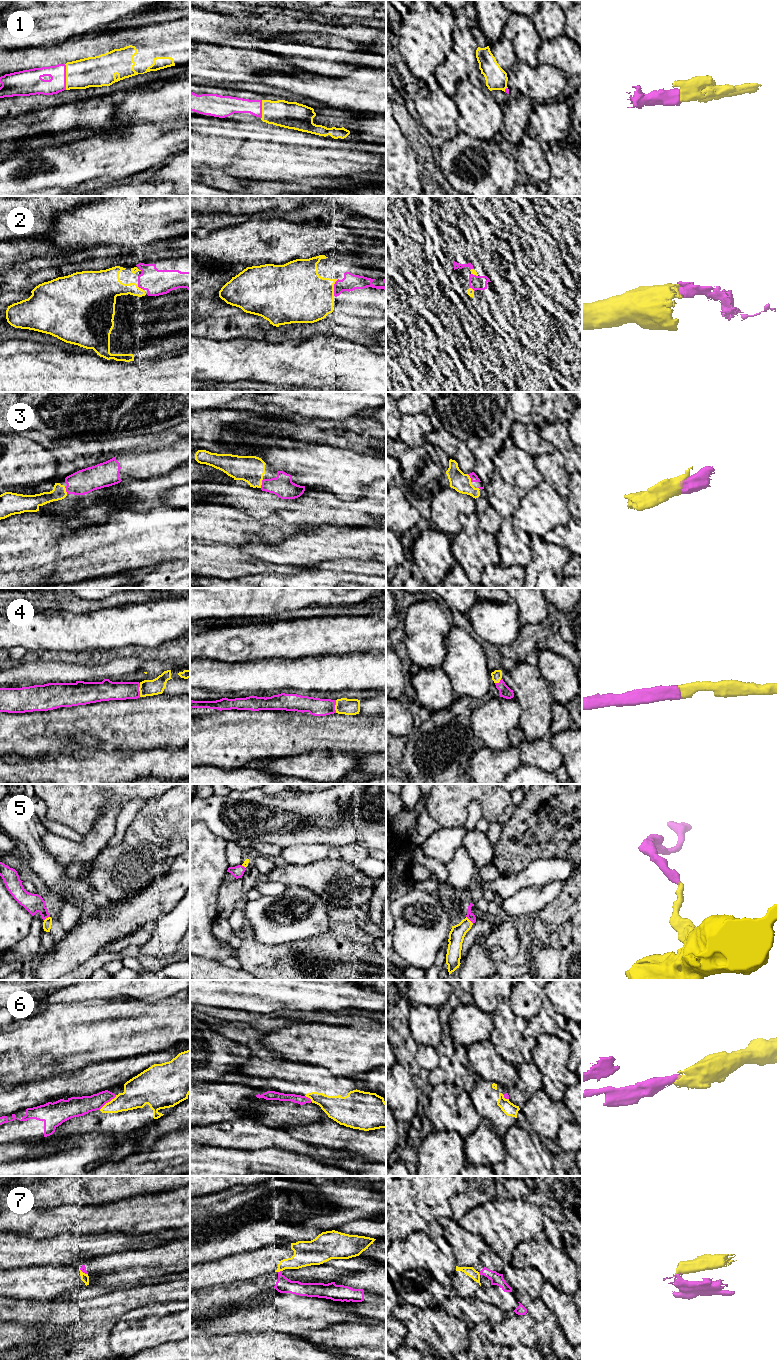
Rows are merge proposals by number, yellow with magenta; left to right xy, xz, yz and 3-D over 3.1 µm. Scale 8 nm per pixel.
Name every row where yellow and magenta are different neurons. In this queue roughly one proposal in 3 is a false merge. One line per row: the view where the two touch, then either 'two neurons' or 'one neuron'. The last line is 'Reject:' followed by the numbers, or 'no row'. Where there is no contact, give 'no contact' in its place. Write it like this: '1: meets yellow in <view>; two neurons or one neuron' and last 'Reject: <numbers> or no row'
1: meets yellow in xy; one neuron
2: meets yellow in xz; one neuron
3: meets yellow in xz; one neuron
4: meets yellow in xy; one neuron
5: meets yellow in yz; one neuron
6: meets yellow in xy; two neurons
7: meets yellow in xz; two neurons
Reject: 6, 7

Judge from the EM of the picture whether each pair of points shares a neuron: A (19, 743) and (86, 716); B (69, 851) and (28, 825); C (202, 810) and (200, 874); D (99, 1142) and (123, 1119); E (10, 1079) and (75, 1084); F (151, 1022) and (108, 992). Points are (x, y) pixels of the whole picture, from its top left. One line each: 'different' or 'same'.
A: same
B: different
C: different
D: different
E: different
F: different

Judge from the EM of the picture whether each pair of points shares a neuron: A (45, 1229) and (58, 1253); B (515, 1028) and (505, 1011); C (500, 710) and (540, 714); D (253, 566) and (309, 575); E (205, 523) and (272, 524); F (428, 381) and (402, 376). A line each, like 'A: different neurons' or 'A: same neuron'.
A: different neurons
B: same neuron
C: different neurons
D: different neurons
E: same neuron
F: same neuron

